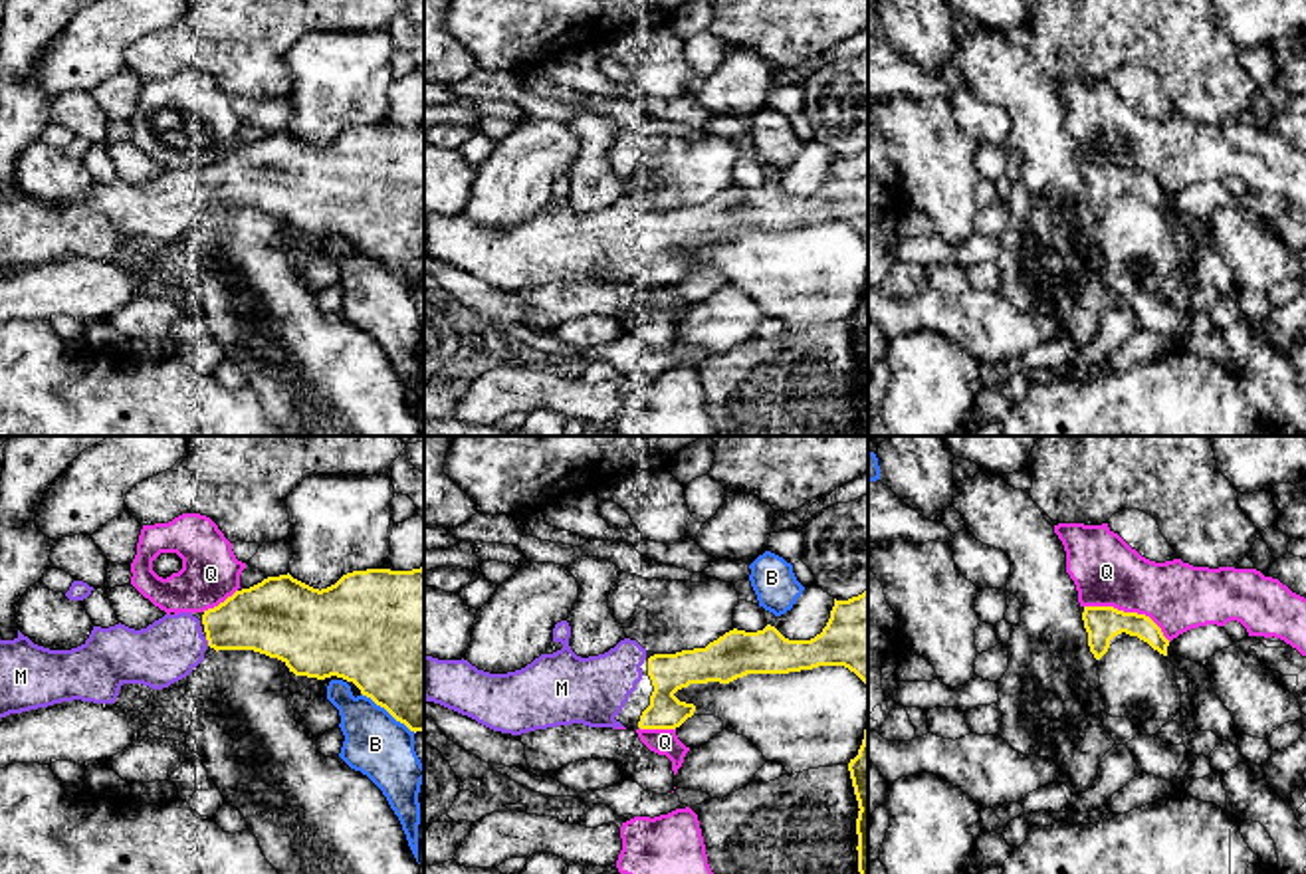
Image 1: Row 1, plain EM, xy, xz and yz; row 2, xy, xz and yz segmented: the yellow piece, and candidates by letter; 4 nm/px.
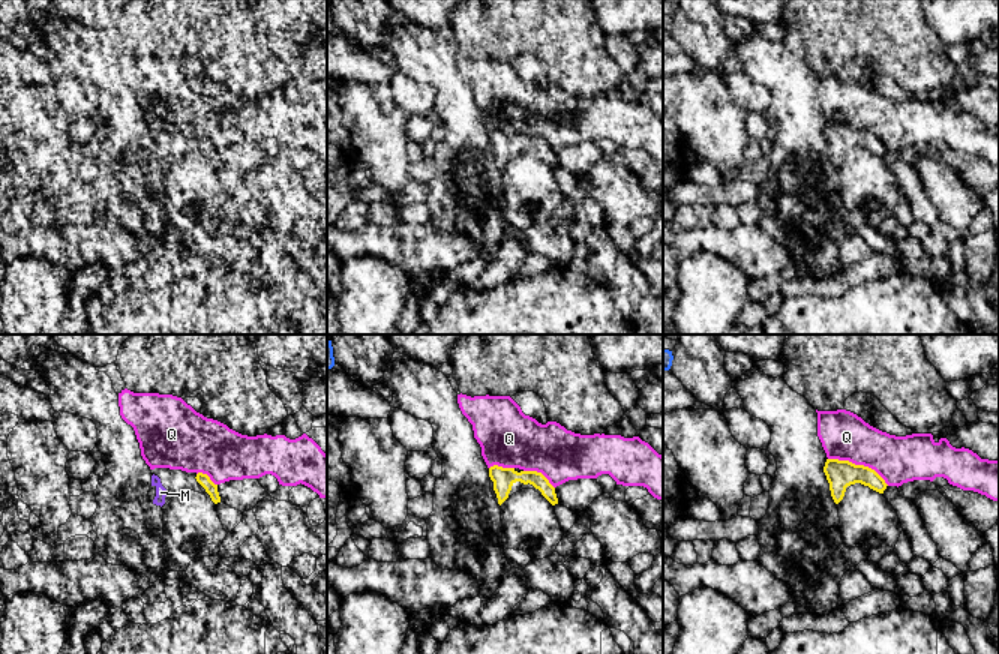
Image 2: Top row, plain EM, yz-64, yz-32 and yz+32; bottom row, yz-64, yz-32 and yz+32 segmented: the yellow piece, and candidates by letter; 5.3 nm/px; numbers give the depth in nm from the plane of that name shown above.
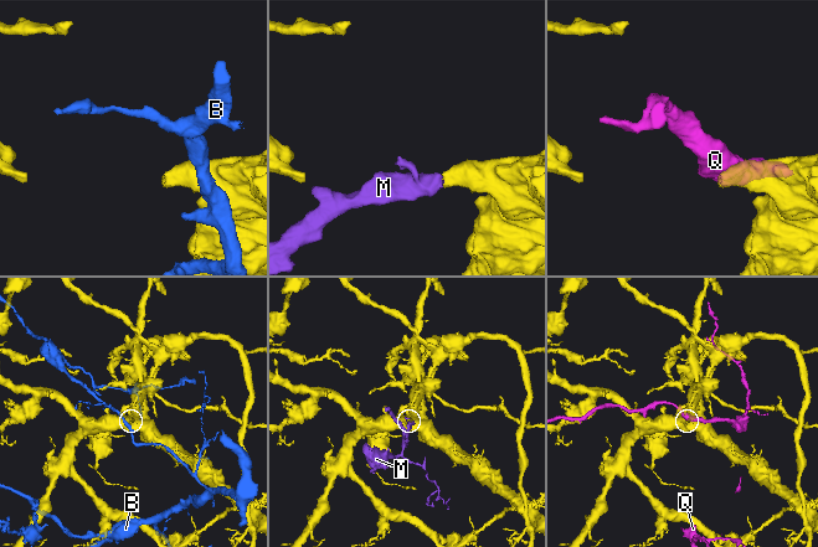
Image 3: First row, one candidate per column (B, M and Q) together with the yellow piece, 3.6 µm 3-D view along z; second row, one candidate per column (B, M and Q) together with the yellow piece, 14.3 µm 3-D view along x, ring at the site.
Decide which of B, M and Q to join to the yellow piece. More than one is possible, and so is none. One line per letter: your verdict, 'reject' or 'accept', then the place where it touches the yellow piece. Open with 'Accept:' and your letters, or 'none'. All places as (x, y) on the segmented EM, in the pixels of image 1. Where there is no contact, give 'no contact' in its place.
Accept: M
B: reject | xy (389, 712)
M: accept | xy (207, 639)
Q: reject | yz (1128, 613)

